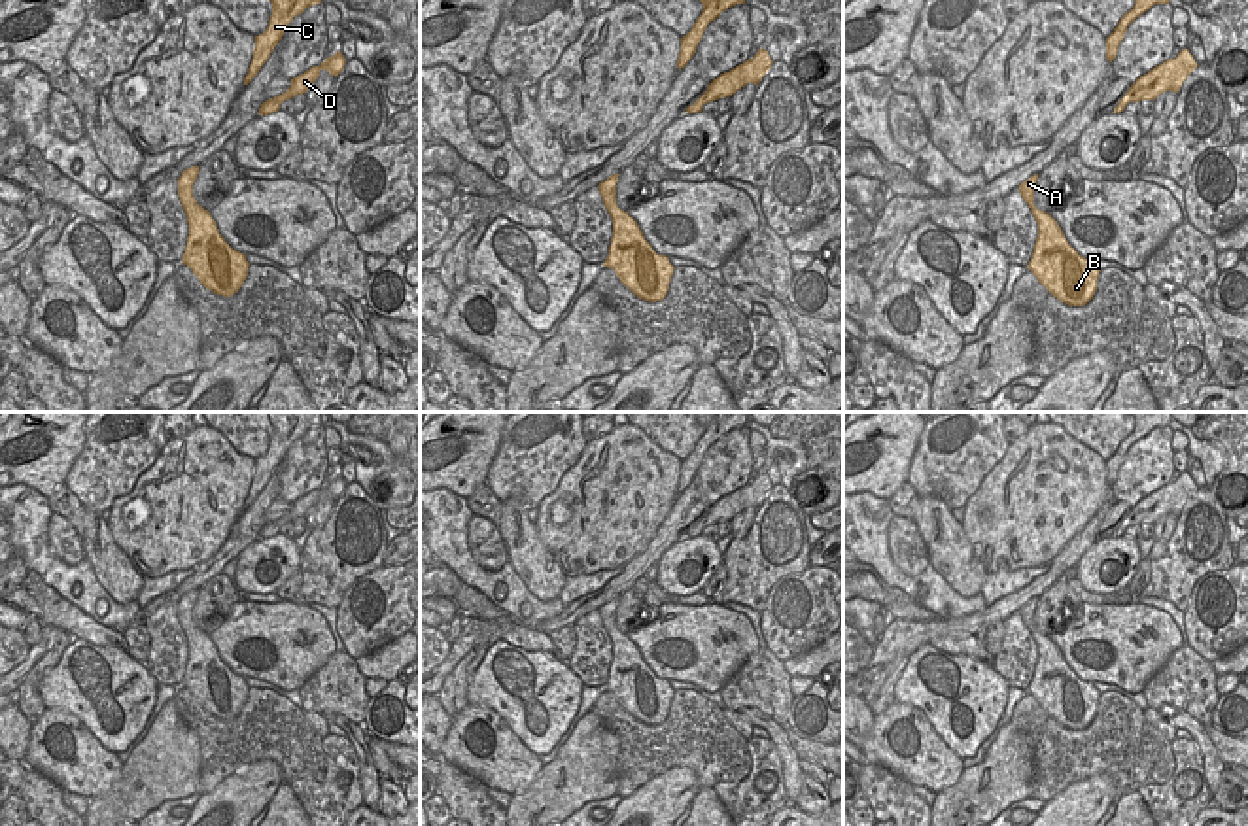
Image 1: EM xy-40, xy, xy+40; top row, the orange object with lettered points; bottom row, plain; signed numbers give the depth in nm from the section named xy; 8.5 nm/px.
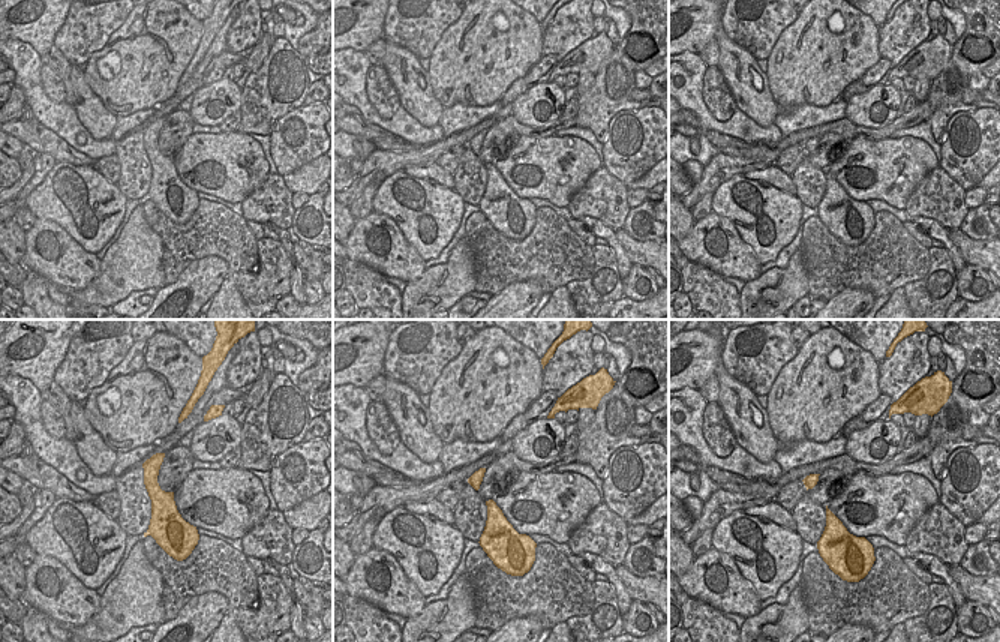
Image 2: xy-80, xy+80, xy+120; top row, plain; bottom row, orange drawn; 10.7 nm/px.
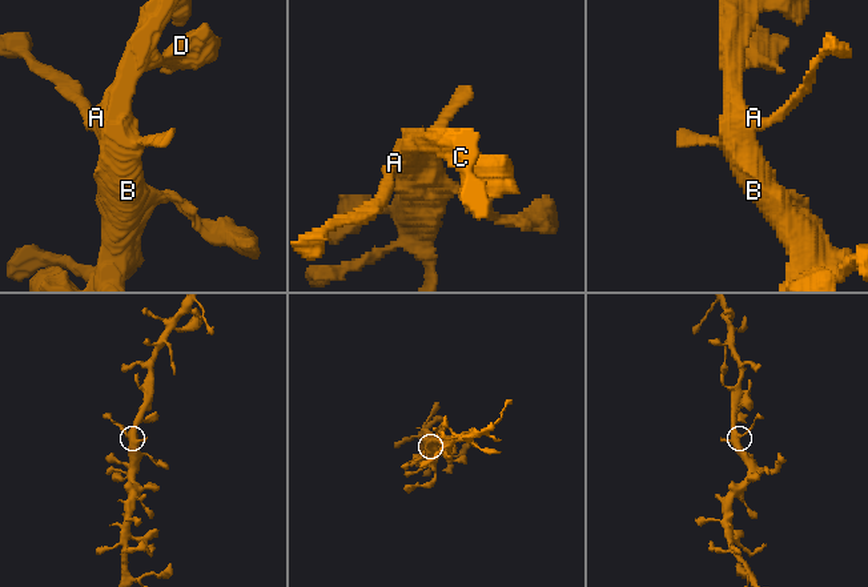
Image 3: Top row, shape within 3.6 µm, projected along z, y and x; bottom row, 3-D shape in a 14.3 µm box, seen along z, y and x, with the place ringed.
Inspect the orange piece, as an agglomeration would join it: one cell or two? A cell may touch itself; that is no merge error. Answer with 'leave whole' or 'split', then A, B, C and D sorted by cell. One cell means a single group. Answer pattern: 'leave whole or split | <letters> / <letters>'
leave whole | A B C D

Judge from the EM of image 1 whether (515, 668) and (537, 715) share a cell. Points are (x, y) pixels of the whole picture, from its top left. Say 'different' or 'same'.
same

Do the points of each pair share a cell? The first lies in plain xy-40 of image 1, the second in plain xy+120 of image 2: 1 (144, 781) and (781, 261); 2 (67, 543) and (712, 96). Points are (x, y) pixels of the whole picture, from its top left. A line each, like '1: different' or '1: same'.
1: different
2: same

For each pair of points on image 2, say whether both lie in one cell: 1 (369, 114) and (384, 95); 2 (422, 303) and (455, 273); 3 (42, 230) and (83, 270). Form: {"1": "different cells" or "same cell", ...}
{"1": "different cells", "2": "same cell", "3": "same cell"}

